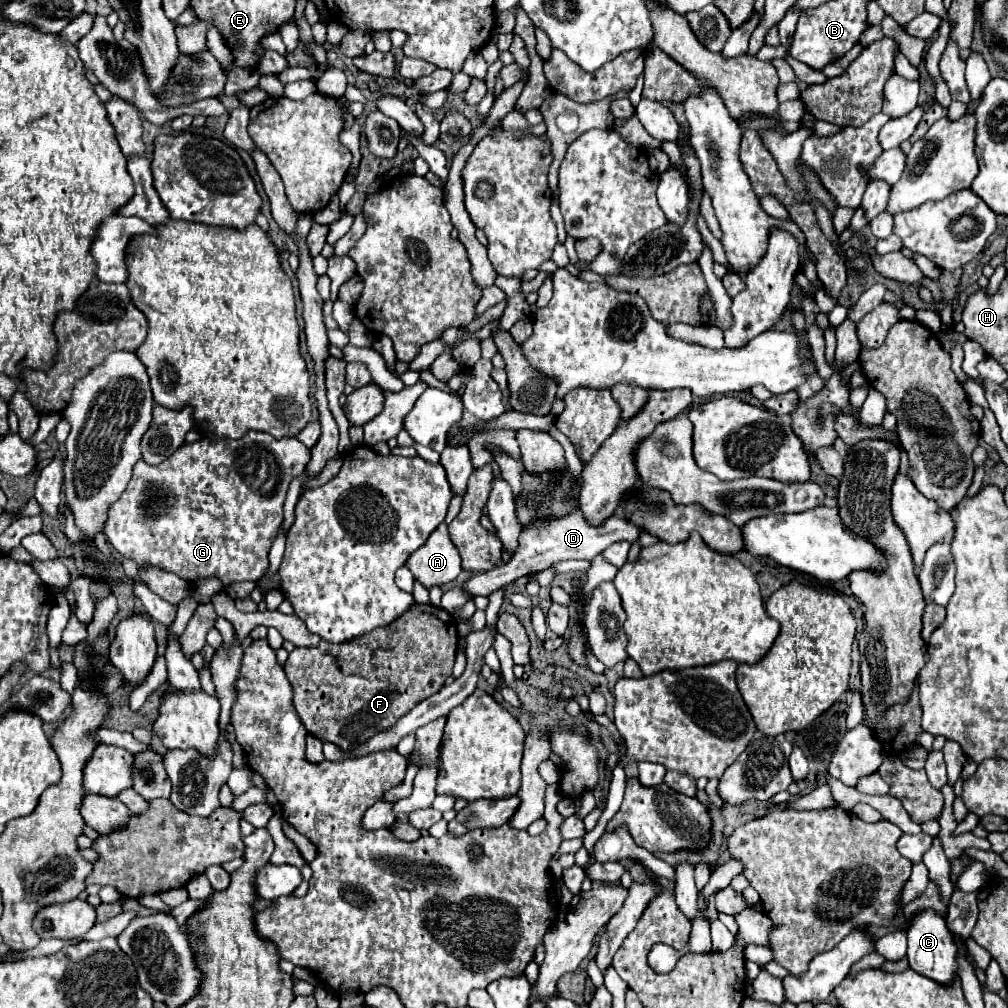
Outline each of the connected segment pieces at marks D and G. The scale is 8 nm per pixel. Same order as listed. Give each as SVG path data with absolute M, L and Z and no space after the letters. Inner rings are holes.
M574 511L568 517L554 519L554 521L548 521L548 523L546 521L532 523L532 525L528 525L528 527L522 529L522 533L520 533L520 545L516 547L516 553L514 553L514 557L512 557L510 563L500 563L492 571L476 573L472 579L468 579L462 585L462 591L468 593L468 595L472 595L472 597L476 597L476 595L490 595L492 591L496 591L496 589L512 583L518 577L530 575L534 571L548 569L552 563L558 563L558 561L564 561L564 559L588 559L588 561L592 561L608 545L612 545L616 541L630 541L630 543L634 543L640 533L642 531L636 525L632 525L626 519L620 519L616 515L608 517L600 525L590 525L580 511Z
M248 431L244 437L240 439L210 439L210 437L202 437L200 441L196 443L184 443L182 447L178 447L178 451L174 451L174 455L170 455L164 463L158 463L158 465L148 465L144 463L142 459L134 465L134 471L132 471L132 479L126 487L126 491L122 493L120 501L116 501L110 511L108 511L108 523L104 527L104 533L108 537L108 541L112 543L112 547L124 555L124 557L130 557L134 559L138 565L142 563L152 563L152 565L158 565L158 567L164 567L168 571L174 571L176 575L180 575L182 579L186 581L192 581L192 579L198 579L198 577L220 577L224 585L230 585L230 583L236 583L236 581L258 581L264 571L268 569L268 551L270 551L270 545L276 537L276 531L282 523L282 505L284 505L284 499L286 499L286 491L288 491L288 485L290 485L290 473L292 473L292 479L298 477L304 467L308 465L308 459L310 459L310 451L308 447L304 447L296 437L288 437L288 439L276 439L264 431ZM224 465L228 467L228 475L226 477L220 477L216 475L216 469Z

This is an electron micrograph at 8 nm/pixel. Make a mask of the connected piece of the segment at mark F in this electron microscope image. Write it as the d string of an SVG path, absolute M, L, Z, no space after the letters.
M414 603L404 615L384 627L344 641L340 645L322 641L318 647L296 647L286 665L286 677L294 689L294 707L306 725L308 733L322 741L336 743L344 751L362 745L370 735L392 727L402 715L406 715L416 703L440 691L448 677L452 677L454 657L458 649L456 621L450 613L434 605Z

